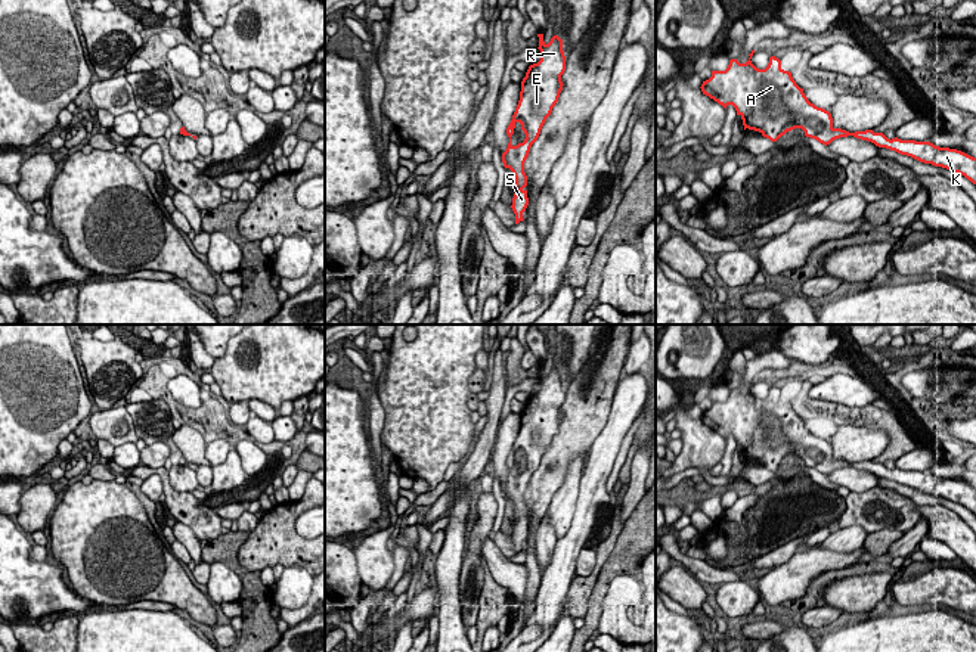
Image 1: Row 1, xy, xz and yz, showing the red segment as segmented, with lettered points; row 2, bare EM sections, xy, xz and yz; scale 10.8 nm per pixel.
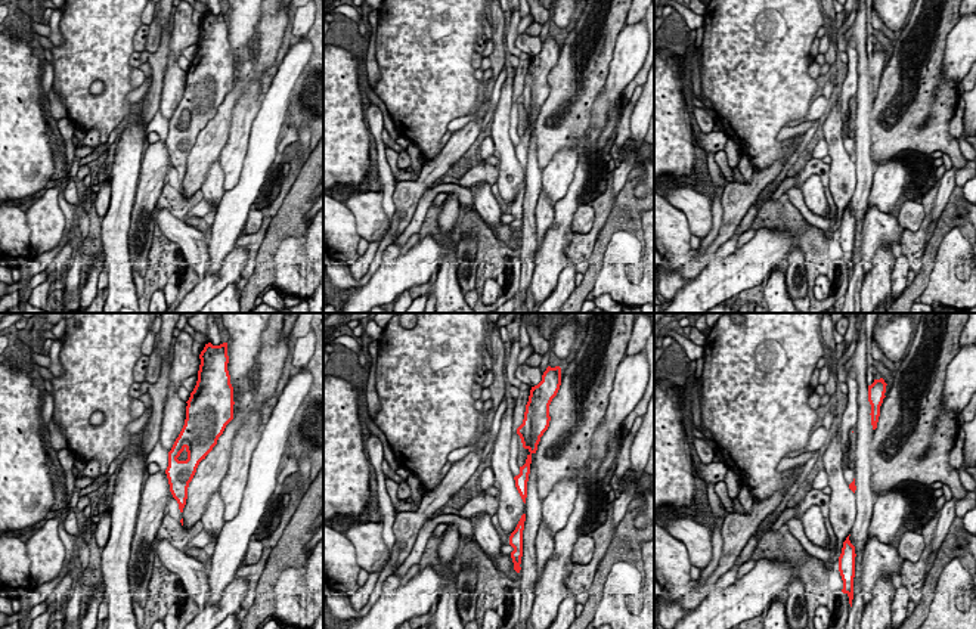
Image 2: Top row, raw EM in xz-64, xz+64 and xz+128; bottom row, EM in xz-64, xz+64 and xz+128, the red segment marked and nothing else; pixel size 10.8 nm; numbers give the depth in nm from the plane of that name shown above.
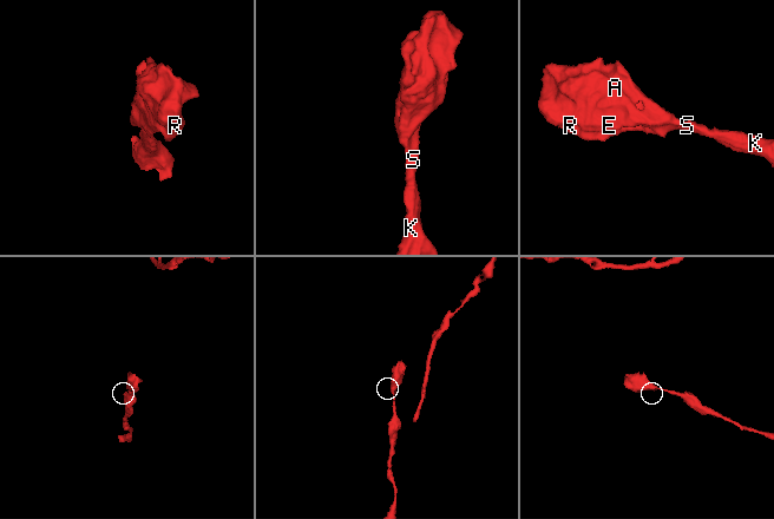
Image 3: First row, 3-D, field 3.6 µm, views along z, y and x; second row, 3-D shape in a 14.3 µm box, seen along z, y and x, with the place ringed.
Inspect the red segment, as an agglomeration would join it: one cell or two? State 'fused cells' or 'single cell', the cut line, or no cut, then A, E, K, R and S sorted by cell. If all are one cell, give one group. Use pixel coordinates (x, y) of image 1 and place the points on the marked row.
single cell; no cut; A E K R S

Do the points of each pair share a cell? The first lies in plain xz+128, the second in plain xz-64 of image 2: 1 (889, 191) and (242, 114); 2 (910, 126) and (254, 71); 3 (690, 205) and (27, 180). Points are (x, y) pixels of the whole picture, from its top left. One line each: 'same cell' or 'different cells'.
1: same cell
2: same cell
3: different cells

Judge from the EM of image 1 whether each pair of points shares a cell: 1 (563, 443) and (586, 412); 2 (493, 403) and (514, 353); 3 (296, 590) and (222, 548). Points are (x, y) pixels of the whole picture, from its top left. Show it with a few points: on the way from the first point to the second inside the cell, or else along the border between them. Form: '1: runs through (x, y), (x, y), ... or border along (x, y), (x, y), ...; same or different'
1: runs through (570, 435), (583, 419); same
2: border along (504, 354), (507, 388); different
3: border along (270, 590), (275, 602); different

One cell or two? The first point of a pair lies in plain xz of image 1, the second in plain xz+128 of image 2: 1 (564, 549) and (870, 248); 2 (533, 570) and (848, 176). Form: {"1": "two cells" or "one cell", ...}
{"1": "two cells", "2": "two cells"}

